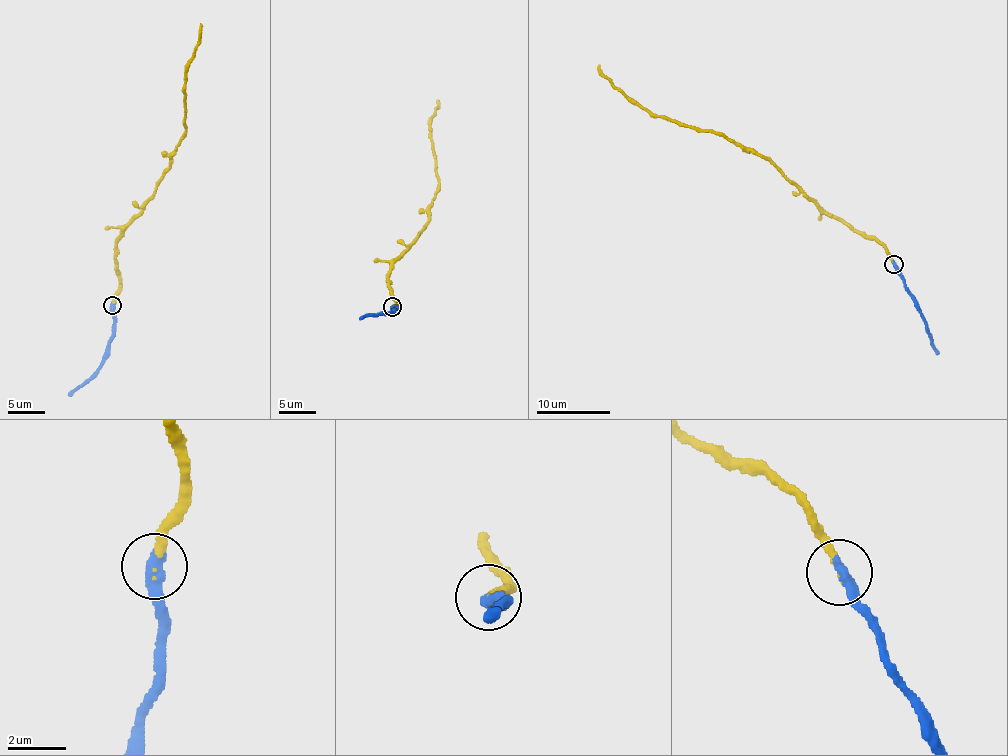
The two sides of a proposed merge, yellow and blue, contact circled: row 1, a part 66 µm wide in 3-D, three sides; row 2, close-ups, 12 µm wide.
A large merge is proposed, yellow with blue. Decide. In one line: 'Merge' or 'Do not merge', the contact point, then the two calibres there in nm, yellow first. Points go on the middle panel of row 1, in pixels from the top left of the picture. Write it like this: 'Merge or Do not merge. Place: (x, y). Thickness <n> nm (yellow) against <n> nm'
Merge. Place: (392, 306). Thickness 170 nm (yellow) against 500 nm

